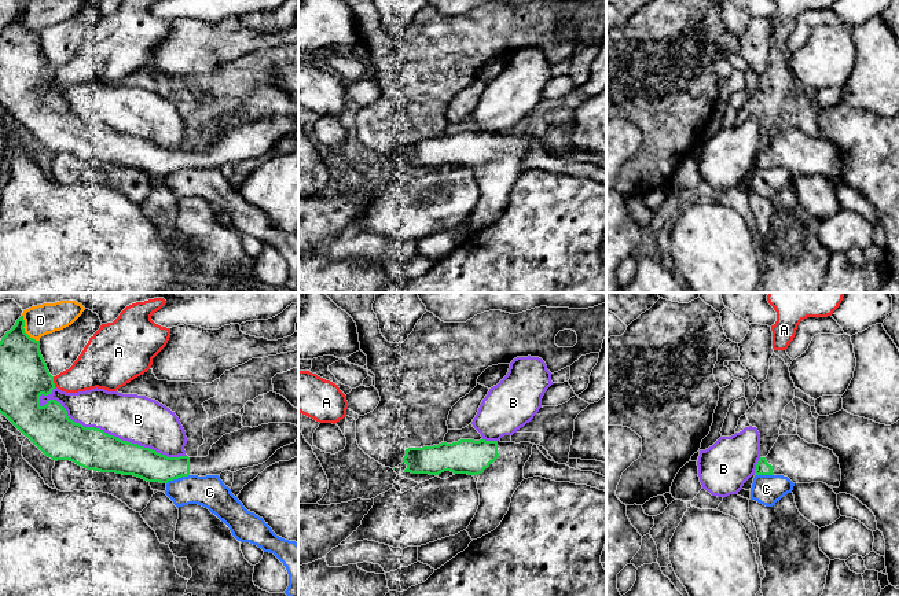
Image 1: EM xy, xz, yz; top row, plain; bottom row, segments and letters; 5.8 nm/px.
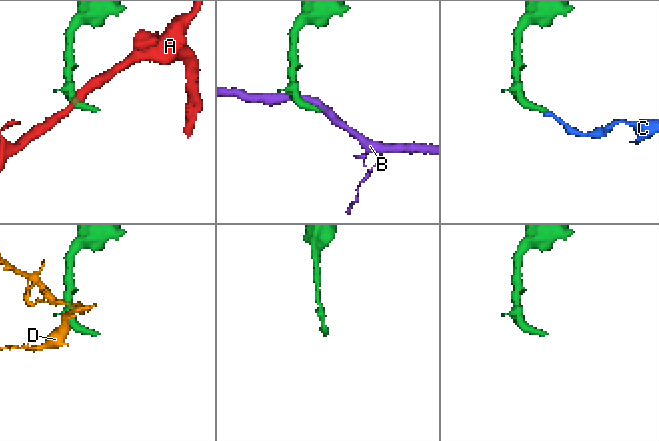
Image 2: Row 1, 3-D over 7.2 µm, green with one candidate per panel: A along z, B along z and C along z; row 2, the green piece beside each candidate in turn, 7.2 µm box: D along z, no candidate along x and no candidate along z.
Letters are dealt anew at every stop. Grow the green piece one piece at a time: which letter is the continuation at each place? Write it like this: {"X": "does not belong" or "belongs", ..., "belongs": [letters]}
{"A": "does not belong", "B": "does not belong", "C": "does not belong", "D": "does not belong", "belongs": []}

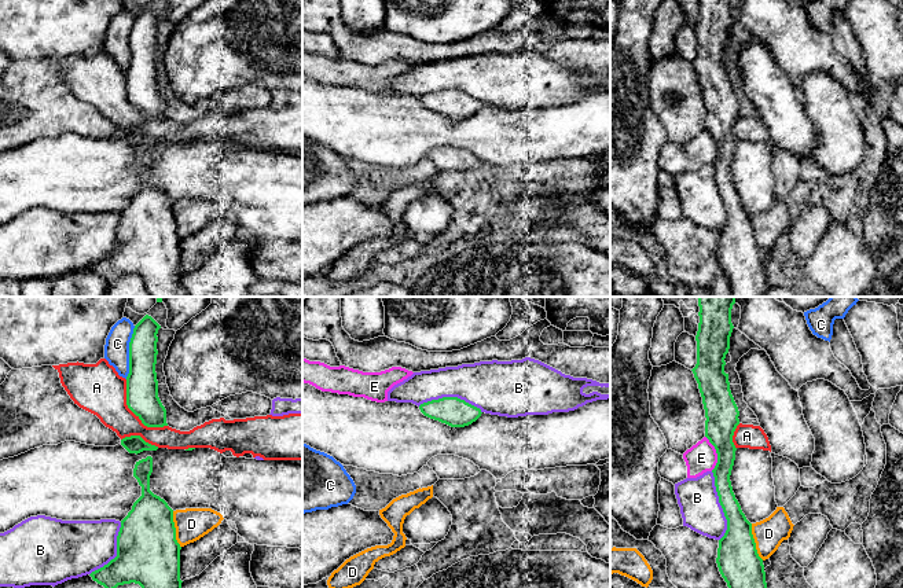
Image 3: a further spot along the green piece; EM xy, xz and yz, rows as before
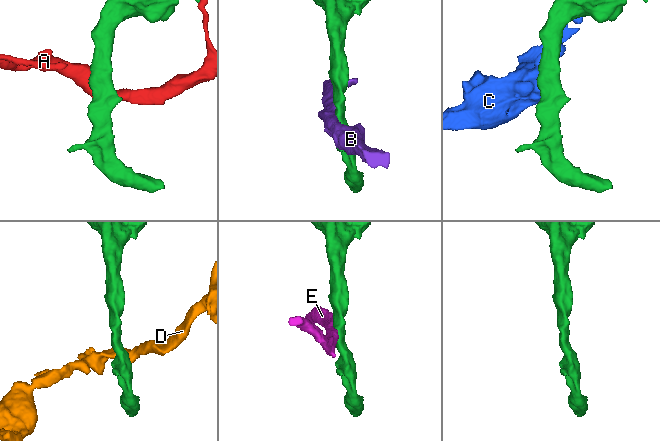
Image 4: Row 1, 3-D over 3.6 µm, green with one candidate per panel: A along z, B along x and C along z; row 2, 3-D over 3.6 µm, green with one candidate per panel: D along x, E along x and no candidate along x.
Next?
{"A": "does not belong", "B": "does not belong", "C": "does not belong", "D": "does not belong", "E": "does not belong", "belongs": []}

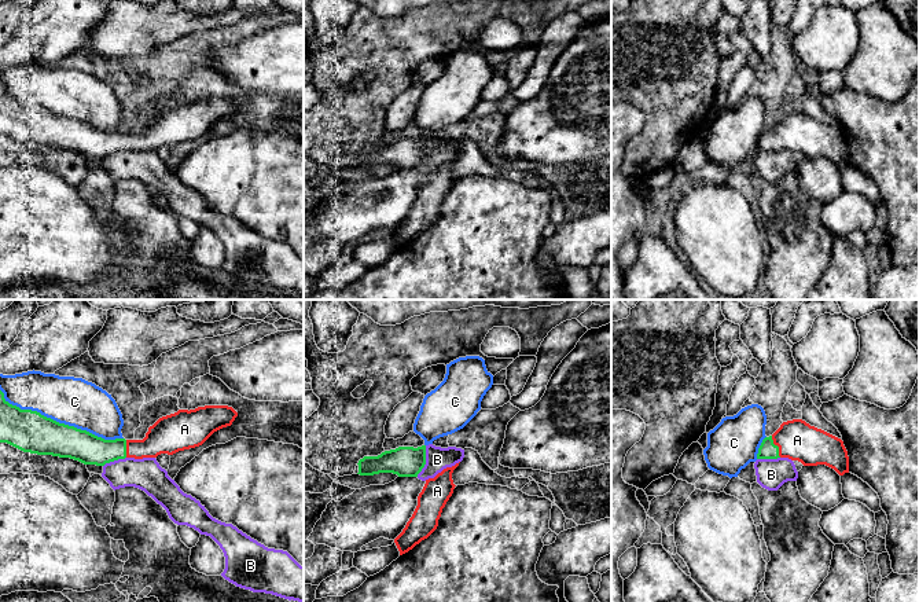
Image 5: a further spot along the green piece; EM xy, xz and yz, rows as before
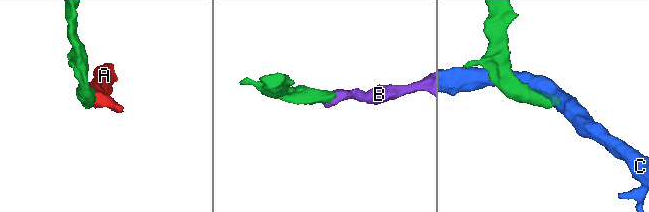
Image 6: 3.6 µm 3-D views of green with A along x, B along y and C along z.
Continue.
{"A": "belongs", "B": "does not belong", "C": "does not belong", "belongs": ["A"]}

